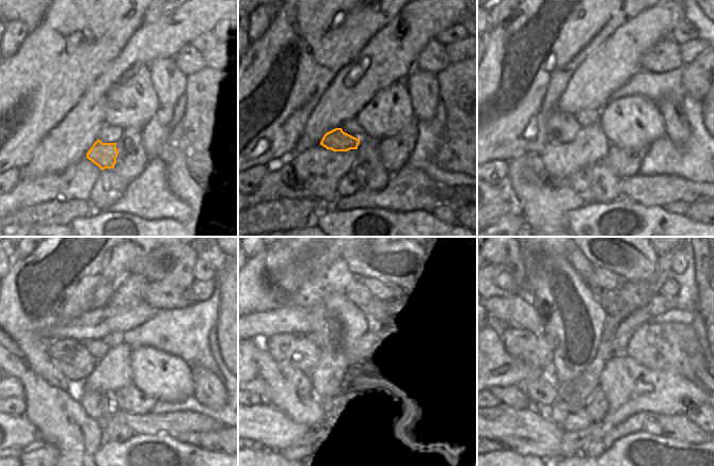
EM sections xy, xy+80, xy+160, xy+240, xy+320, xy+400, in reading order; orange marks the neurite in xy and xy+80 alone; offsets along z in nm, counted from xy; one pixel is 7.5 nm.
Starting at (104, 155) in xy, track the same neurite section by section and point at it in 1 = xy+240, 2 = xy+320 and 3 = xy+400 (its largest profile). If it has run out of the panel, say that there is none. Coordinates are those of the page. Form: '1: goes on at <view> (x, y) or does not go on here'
1: goes on at xy+240 (72, 356)
2: goes on at xy+320 (296, 350)
3: goes on at xy+400 (521, 343)

